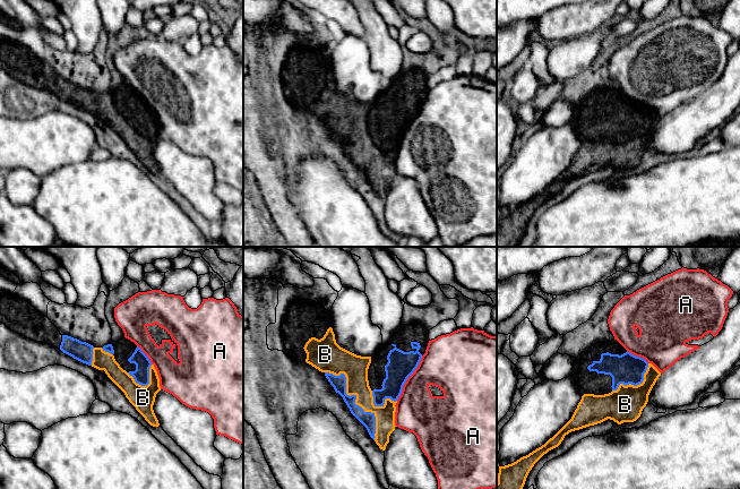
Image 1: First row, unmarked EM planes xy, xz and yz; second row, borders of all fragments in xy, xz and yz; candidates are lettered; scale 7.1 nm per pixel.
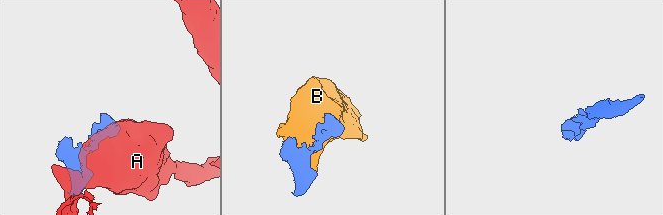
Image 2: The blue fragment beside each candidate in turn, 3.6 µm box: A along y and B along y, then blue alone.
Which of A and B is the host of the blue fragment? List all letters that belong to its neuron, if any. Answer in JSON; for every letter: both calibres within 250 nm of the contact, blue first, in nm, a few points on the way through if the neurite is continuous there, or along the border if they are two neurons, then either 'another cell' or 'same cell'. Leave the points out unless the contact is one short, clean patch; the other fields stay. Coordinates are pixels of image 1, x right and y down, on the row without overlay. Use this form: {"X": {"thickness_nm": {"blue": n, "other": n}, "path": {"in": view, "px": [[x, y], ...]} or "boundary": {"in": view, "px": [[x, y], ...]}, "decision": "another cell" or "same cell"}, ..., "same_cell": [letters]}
{"A": {"thickness_nm": {"blue": 200, "other": 300}, "decision": "another cell"}, "B": {"thickness_nm": {"blue": 110, "other": 180}, "decision": "same cell"}, "same_cell": ["B"]}

